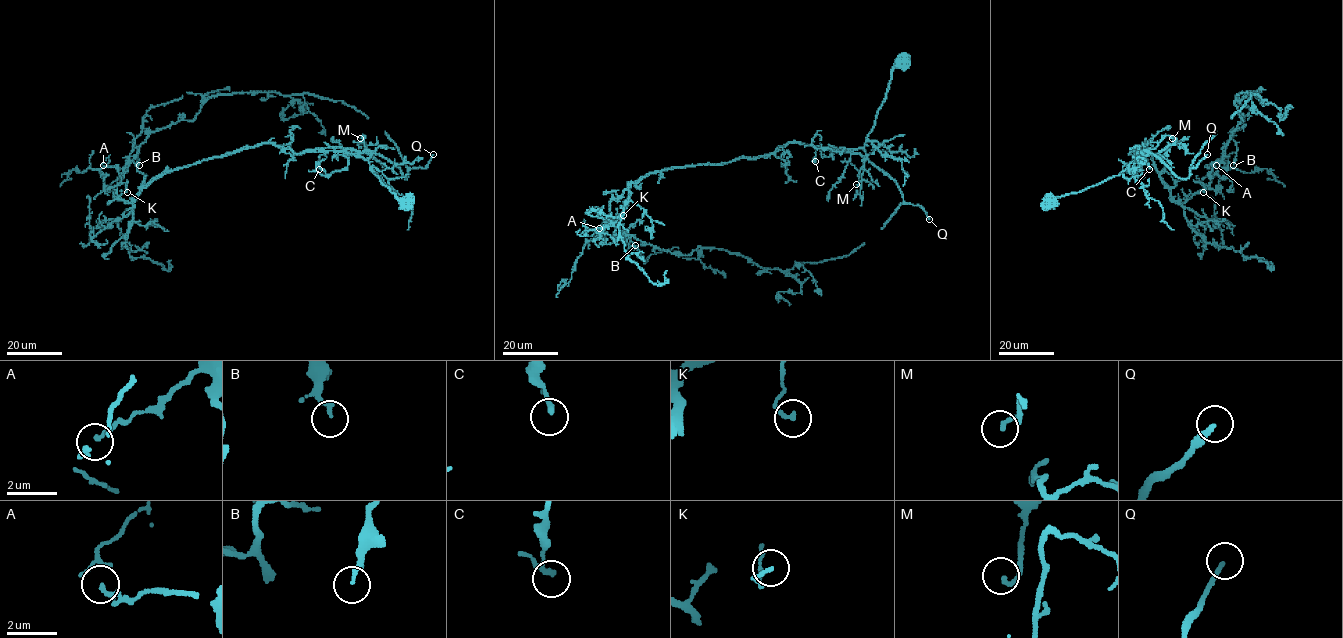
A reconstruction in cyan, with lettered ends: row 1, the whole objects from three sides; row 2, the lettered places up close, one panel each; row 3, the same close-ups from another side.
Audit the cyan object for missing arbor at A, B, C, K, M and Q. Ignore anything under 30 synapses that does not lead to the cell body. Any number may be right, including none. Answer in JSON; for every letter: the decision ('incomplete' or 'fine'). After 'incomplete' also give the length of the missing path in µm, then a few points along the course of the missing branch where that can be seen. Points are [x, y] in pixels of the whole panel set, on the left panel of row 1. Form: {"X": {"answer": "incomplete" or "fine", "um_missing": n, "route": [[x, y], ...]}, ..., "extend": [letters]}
{"A": {"answer": "fine"}, "B": {"answer": "fine"}, "C": {"answer": "fine"}, "K": {"answer": "fine"}, "M": {"answer": "fine"}, "Q": {"answer": "incomplete", "um_missing": 170}, "extend": ["Q"]}

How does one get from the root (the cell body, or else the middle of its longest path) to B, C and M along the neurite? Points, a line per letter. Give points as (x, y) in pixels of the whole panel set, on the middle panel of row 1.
B: (903, 63), (862, 147), (789, 142), (762, 156), (671, 167), (632, 182), (610, 202), (610, 217), (635, 245)
C: (903, 63), (902, 67), (893, 69), (887, 95), (864, 146), (854, 149), (820, 147), (815, 151), (815, 161)
M: (903, 63), (902, 67), (893, 69), (887, 95), (862, 148), (866, 158), (862, 160), (856, 184)

